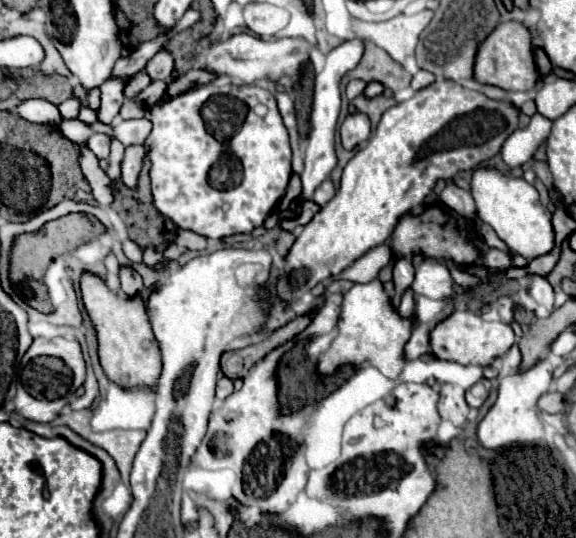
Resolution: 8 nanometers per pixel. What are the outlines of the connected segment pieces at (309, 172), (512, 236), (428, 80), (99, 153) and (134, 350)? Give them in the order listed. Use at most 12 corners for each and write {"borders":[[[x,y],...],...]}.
{"borders":[[[359,38],[327,54],[315,76],[303,194],[337,166],[339,82],[363,54]],[[471,172],[477,218],[531,260],[555,234],[533,184]],[[419,70],[413,80],[411,88],[421,90],[433,84],[437,78],[427,72]],[[95,134],[87,148],[97,158],[109,158],[109,136]],[[83,272],[99,362],[123,388],[153,384],[161,350],[141,294]]]}

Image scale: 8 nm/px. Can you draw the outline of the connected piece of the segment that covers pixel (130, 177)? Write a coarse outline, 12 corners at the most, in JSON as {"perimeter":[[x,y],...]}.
{"perimeter":[[127,146],[121,160],[121,180],[135,188],[143,146]]}

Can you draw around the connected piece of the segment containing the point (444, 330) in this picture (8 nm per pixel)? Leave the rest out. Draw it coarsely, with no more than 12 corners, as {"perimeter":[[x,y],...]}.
{"perimeter":[[455,310],[429,334],[439,360],[489,366],[515,344],[509,324]]}

